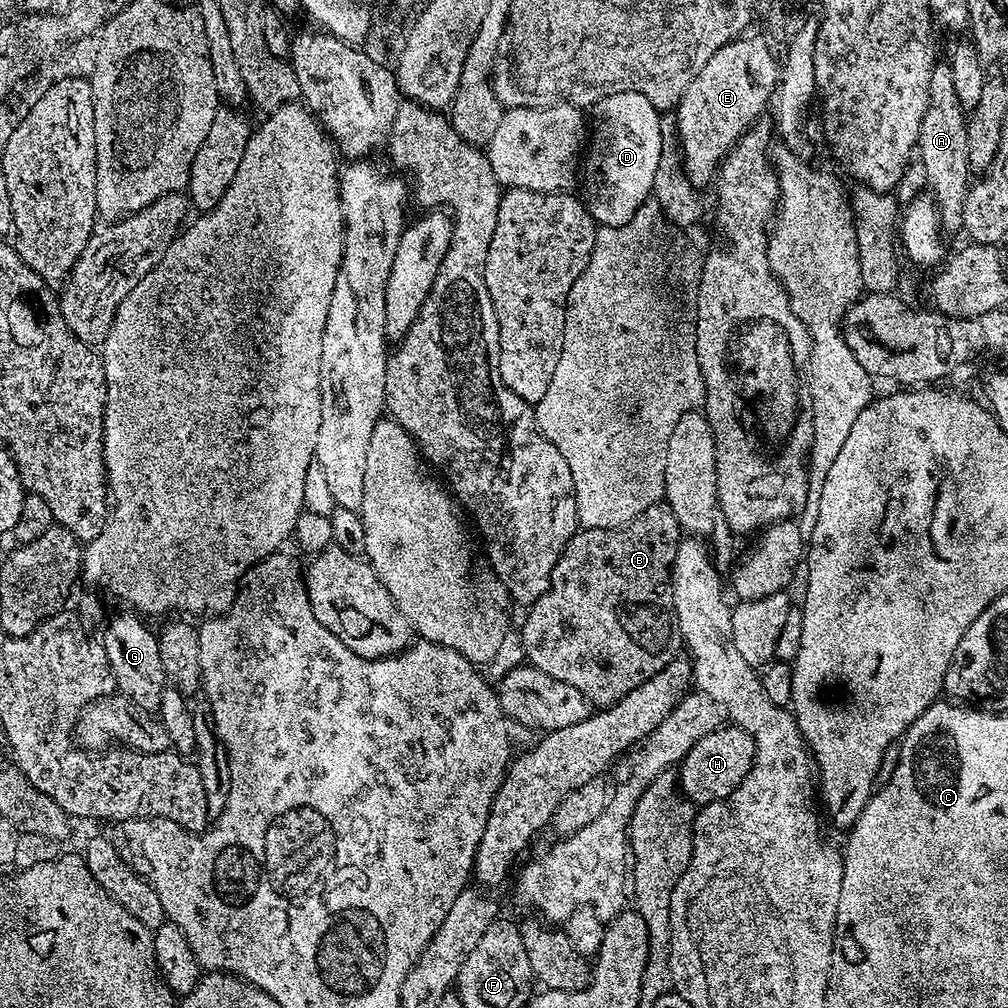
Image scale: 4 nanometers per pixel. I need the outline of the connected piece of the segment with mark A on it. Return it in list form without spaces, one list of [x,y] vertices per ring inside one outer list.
[[[938,62],[931,72],[928,104],[916,143],[926,164],[925,189],[936,204],[940,228],[946,234],[963,229],[965,194],[970,186],[966,136],[966,116],[954,93],[952,68],[946,62]]]

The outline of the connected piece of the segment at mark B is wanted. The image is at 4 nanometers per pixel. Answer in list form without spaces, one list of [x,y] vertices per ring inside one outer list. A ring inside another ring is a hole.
[[[653,506],[642,510],[642,514],[635,516],[629,524],[623,524],[621,528],[585,528],[578,530],[570,538],[570,542],[562,550],[558,562],[548,579],[548,589],[527,609],[524,616],[524,625],[520,628],[518,643],[524,648],[525,661],[531,667],[542,670],[542,674],[550,674],[550,678],[556,678],[558,682],[564,682],[566,686],[572,686],[588,699],[589,705],[607,706],[617,704],[623,696],[630,694],[634,686],[642,686],[662,666],[671,662],[674,649],[672,649],[672,636],[674,637],[674,617],[670,607],[670,569],[676,553],[676,546],[681,539],[682,529],[672,513],[664,506]]]

